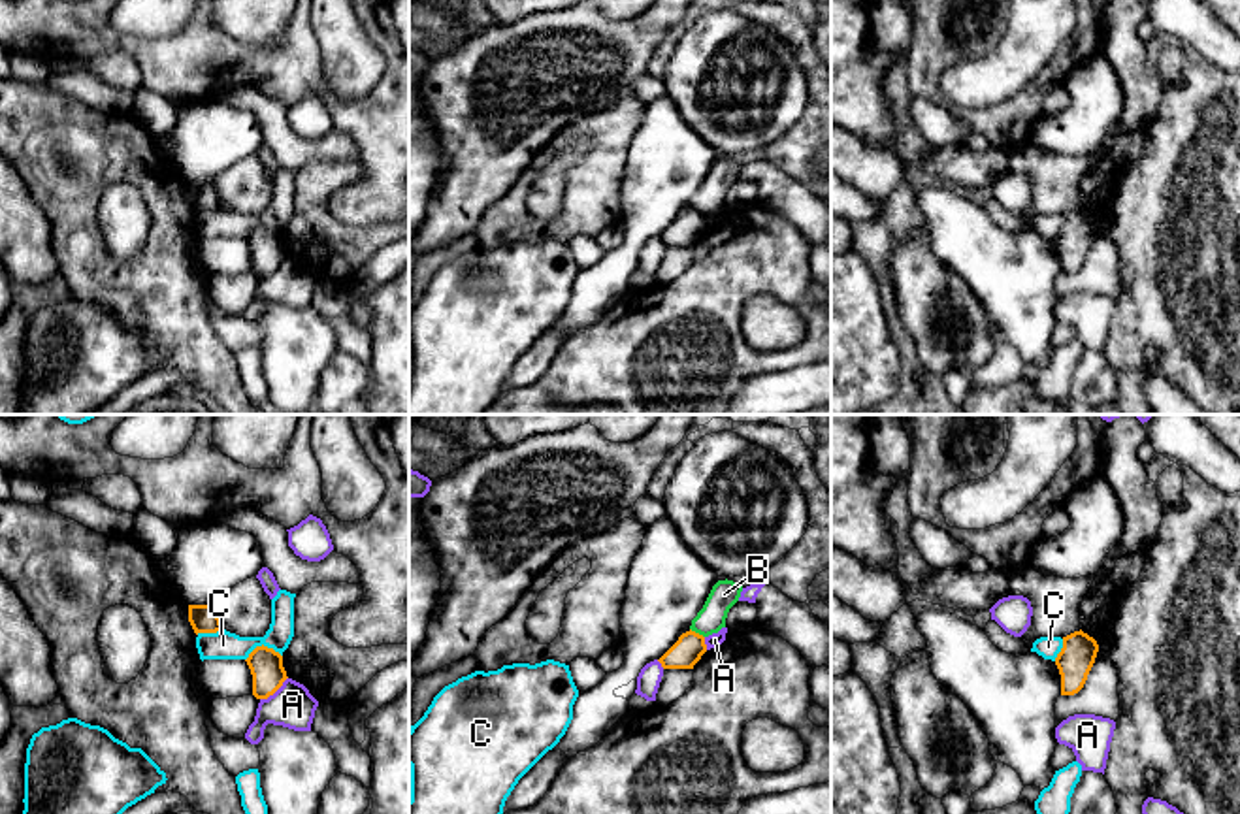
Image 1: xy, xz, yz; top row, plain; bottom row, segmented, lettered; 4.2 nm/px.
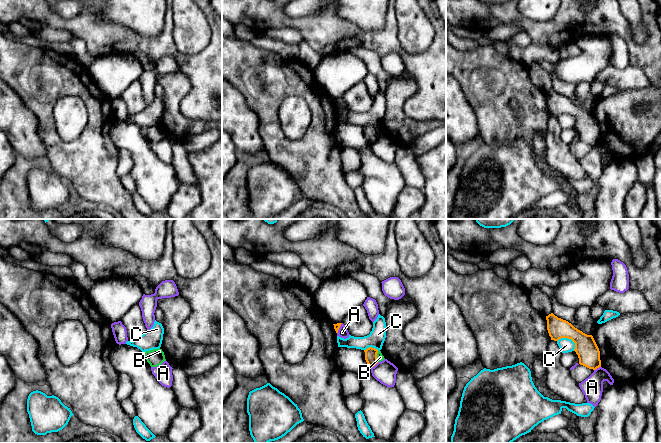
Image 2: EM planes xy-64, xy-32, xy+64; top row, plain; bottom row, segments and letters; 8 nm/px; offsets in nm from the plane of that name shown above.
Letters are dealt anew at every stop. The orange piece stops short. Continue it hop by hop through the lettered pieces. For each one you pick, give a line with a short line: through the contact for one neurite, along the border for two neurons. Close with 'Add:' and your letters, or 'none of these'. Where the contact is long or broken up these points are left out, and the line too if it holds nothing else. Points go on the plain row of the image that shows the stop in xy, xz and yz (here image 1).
Add: none of these

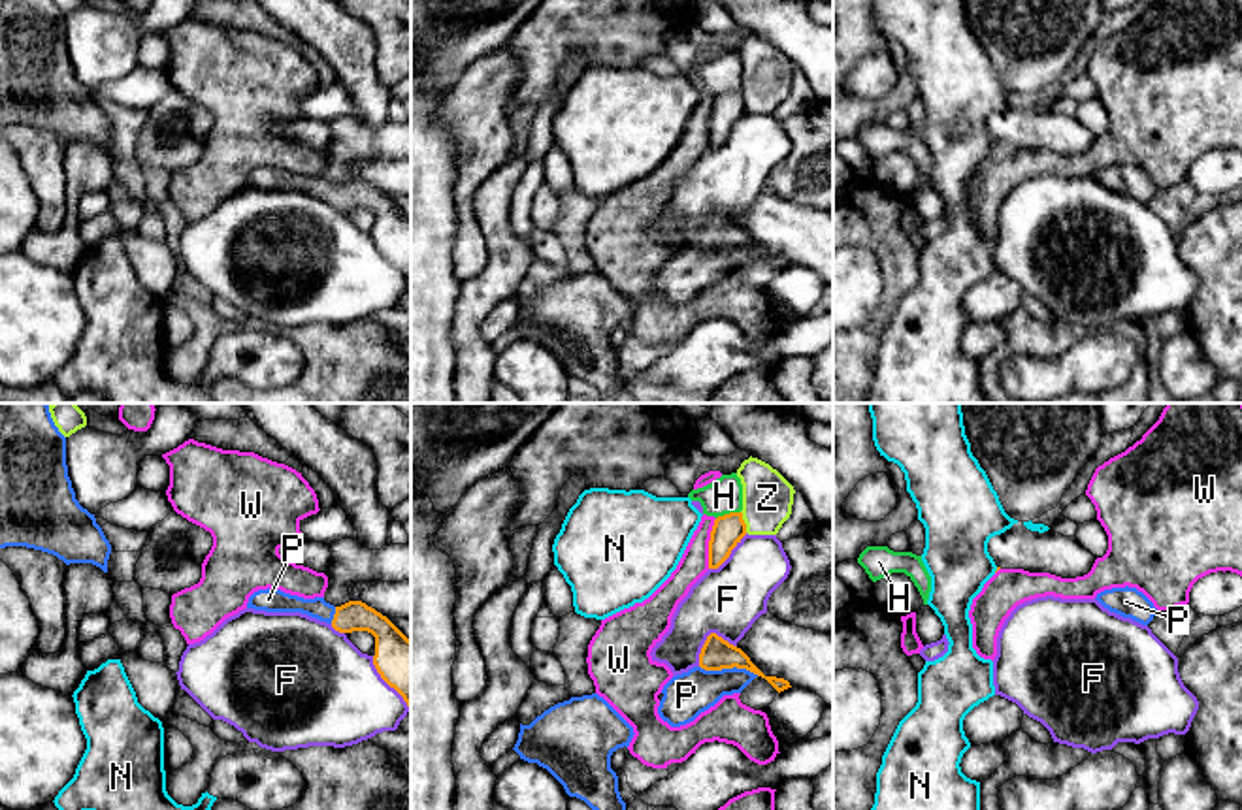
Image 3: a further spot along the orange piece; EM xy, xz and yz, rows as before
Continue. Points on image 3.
P: line xz (717, 232), (730, 245), (686, 274)
Add: P

